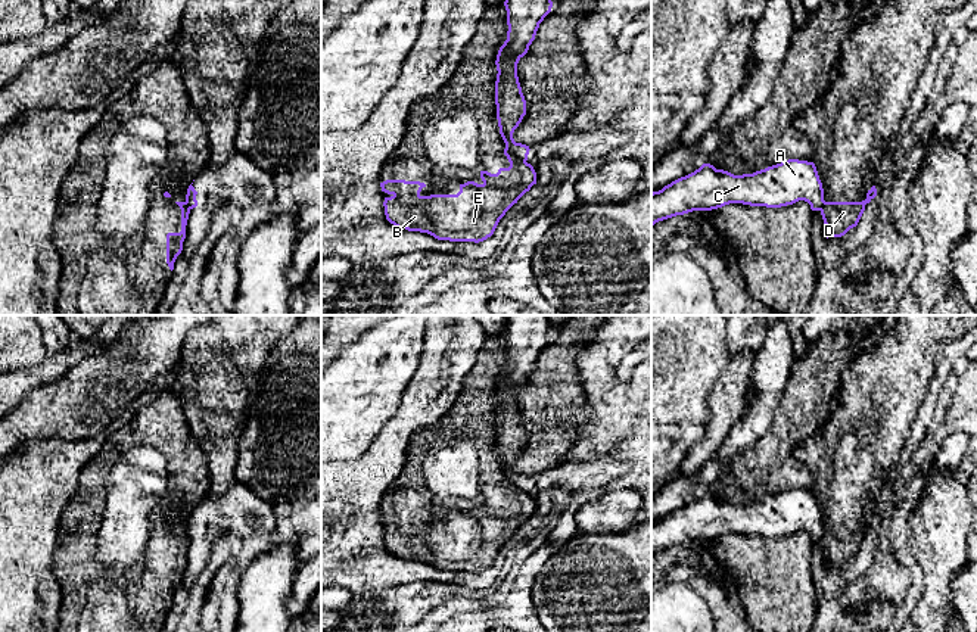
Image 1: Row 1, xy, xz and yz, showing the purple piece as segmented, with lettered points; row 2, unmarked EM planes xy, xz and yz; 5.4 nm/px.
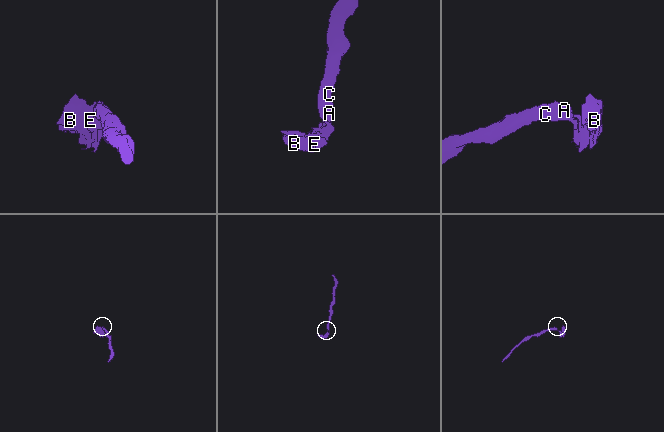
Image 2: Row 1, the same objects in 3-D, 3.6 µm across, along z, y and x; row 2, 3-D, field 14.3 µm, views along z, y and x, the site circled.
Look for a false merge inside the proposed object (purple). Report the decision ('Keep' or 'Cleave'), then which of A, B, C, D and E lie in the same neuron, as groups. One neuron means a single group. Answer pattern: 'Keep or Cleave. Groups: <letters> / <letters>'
Cleave. Groups: A C / B D E

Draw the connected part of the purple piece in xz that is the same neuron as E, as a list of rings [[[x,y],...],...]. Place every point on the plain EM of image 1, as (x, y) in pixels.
[[[507,477],[504,485],[510,492],[508,498],[500,498],[497,504],[480,501],[483,513],[460,514],[457,524],[421,526],[420,522],[426,514],[420,511],[386,510],[380,513],[382,522],[389,524],[383,532],[386,550],[398,558],[427,563],[438,570],[475,573],[486,570],[494,564],[505,542],[536,514],[536,502],[530,494],[513,485]]]

